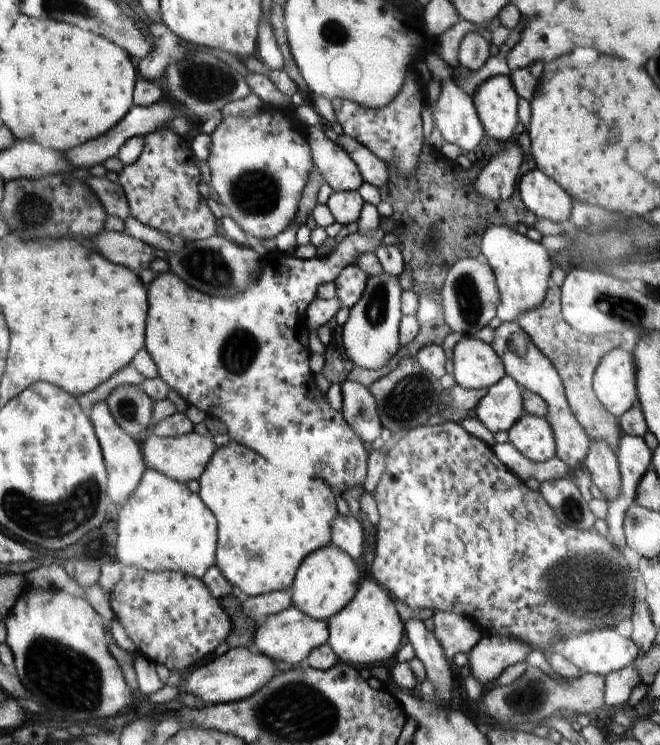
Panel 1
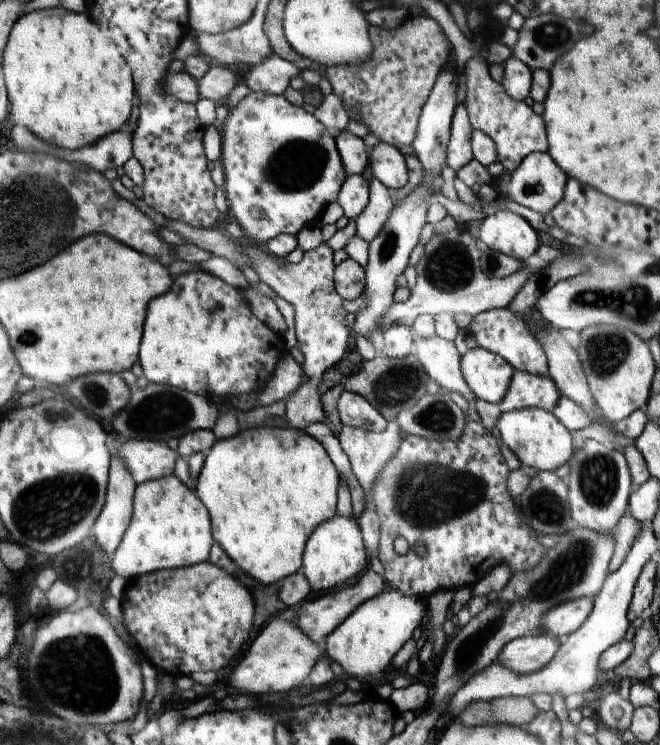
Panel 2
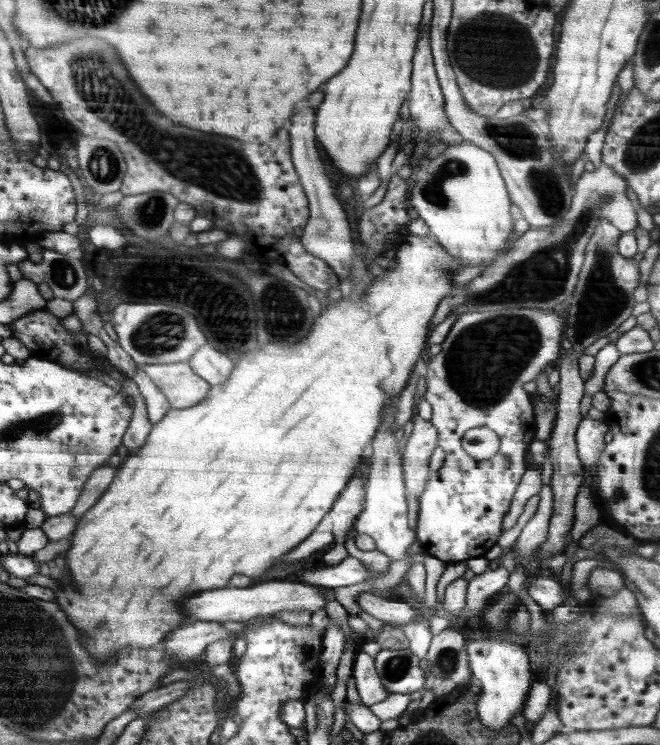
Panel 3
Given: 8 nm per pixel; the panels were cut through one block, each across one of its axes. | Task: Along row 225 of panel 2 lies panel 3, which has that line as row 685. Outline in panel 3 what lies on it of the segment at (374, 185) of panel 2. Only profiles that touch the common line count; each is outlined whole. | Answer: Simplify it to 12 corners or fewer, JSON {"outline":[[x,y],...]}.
{"outline":[[361,651],[352,674],[366,707],[389,698],[375,658]]}

